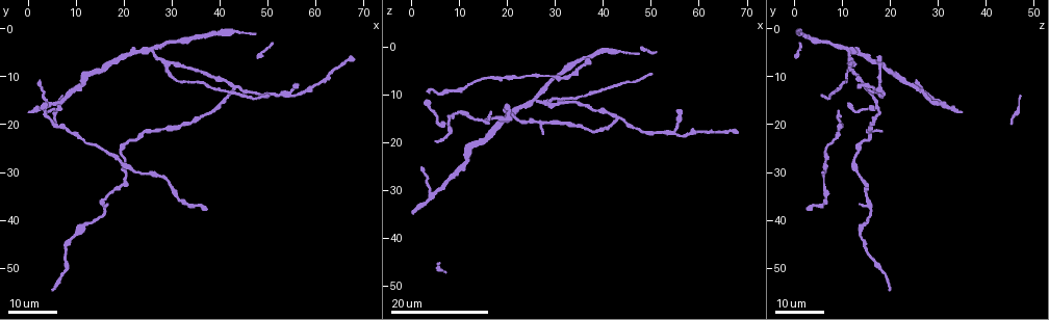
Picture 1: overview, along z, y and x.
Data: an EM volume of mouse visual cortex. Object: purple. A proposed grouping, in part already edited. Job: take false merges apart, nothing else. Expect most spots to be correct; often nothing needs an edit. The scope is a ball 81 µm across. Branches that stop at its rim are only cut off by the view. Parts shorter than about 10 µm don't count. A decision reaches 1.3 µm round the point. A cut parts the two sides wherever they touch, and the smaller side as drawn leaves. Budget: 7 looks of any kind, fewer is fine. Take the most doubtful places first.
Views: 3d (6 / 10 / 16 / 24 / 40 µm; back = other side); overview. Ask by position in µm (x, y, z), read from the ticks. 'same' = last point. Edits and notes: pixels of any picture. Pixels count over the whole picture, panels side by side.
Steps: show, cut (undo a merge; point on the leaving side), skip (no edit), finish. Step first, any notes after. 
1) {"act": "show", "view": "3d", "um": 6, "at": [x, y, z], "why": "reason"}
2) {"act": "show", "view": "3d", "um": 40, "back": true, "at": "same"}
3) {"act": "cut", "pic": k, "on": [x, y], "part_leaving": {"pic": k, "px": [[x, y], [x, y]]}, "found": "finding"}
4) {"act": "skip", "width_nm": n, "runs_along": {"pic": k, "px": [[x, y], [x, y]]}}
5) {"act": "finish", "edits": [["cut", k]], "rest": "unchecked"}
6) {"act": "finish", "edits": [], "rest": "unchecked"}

{"act": "show", "view": "3d", "um": 16, "at": [19.5, 28.5, 6.5]}

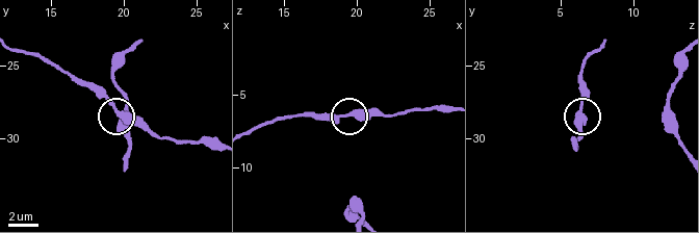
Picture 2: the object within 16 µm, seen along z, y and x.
{"act": "show", "view": "3d", "um": 10, "at": [19.8, 28.2, 6.4]}

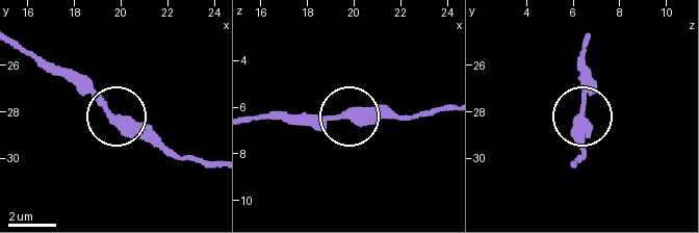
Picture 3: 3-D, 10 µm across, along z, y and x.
{"act": "skip", "width_nm": 320, "found": "continuous, no second cell"}

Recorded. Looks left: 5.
{"act": "show", "view": "3d", "um": 16, "at": [29.0, 7.0, 11.0]}

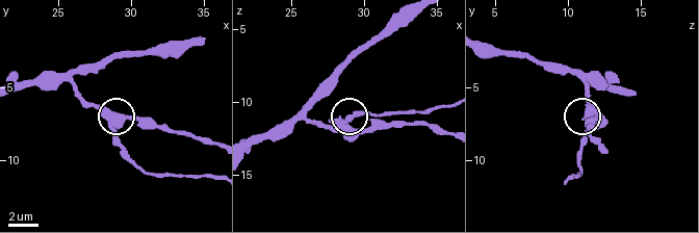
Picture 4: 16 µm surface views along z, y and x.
{"act": "show", "view": "3d", "um": 10, "at": [28.4, 7.2, 11.6]}

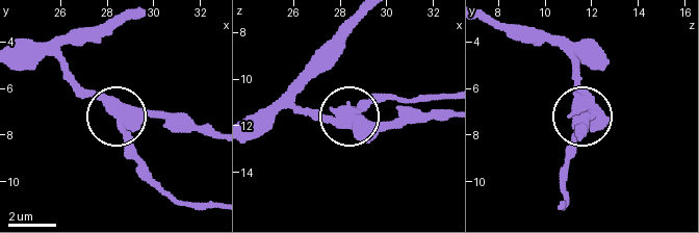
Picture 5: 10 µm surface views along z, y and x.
{"act": "cut", "pic": 5, "on": [127, 137], "width_nm": 400, "part_leaving": {"pic": 5, "px": [[117, 105], [134, 157], [182, 201], [212, 205]]}, "found": "two cells meet here"}

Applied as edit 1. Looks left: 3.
{"act": "show", "view": "3d", "um": 16, "at": [20.0, 28.5, 12.0]}

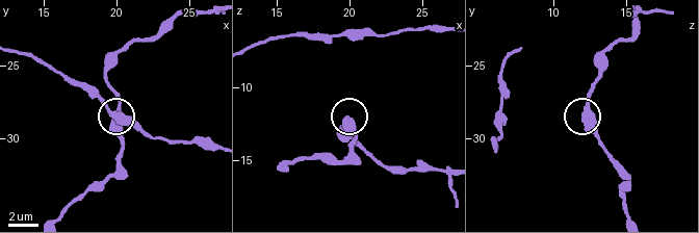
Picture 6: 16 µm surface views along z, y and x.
{"act": "show", "view": "3d", "um": 10, "at": [19.8, 28.6, 12.0]}

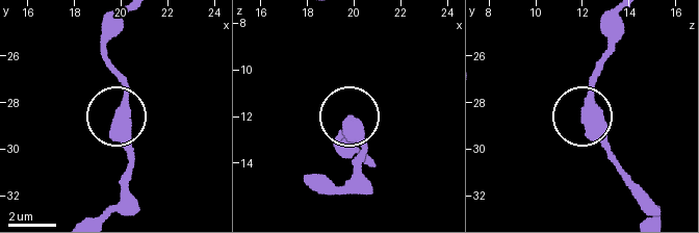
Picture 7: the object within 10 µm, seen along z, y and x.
{"act": "skip", "found": "all the same cell"}

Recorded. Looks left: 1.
{"act": "finish", "edits": [["cut", 5]], "rest": "unchecked"}

